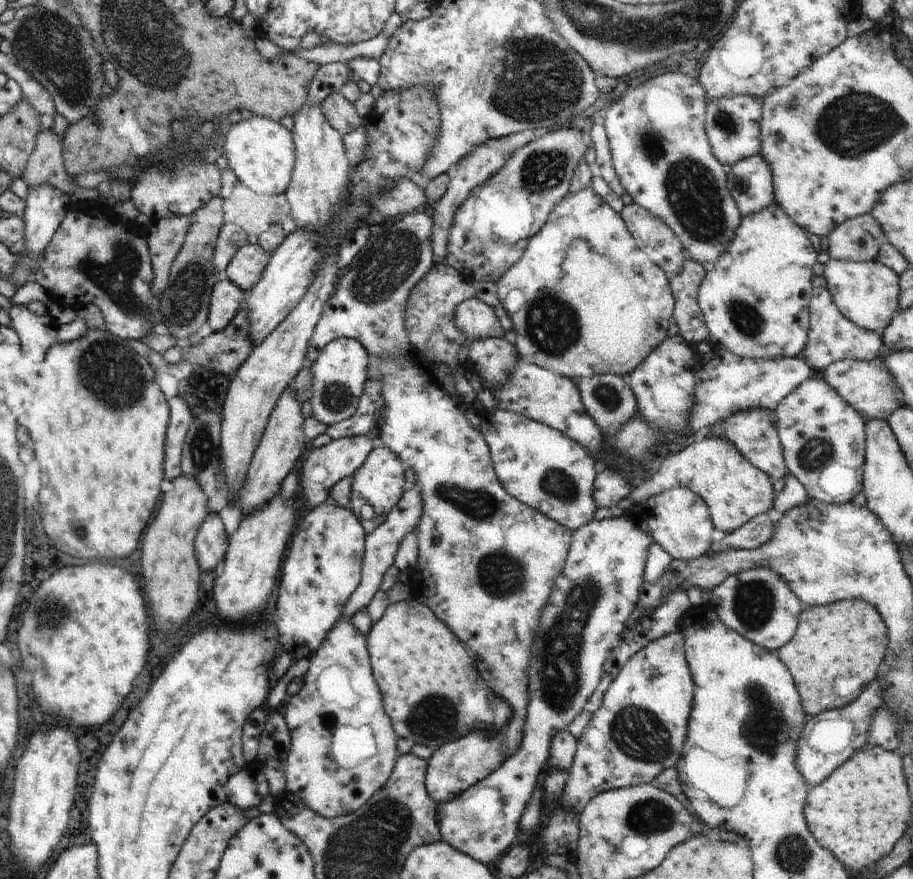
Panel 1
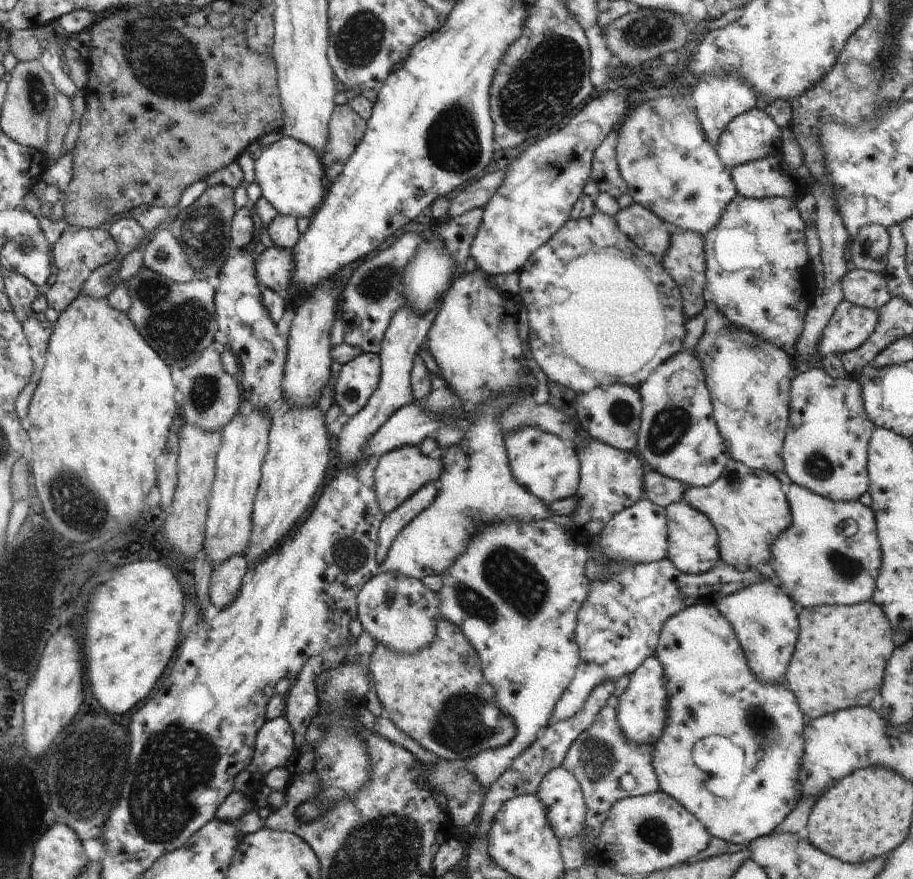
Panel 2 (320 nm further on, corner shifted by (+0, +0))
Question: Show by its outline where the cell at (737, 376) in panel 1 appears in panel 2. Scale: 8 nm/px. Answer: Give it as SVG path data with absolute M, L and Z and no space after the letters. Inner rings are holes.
M843 299L835 309L828 325L824 328L818 348L817 358L822 360L827 354L844 354L860 348L878 324L878 311L860 308Z

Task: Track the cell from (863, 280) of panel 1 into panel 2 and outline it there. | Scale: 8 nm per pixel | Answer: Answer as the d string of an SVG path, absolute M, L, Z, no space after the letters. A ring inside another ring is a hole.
M855 269L842 278L843 299L854 306L880 311L890 300L886 278L881 273Z

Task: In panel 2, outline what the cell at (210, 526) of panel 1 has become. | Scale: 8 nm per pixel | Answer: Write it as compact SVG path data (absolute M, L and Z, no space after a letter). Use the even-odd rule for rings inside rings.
M236 554L214 566L210 576L208 592L209 603L214 611L226 608L238 596L242 578L248 571L248 562L244 555Z

